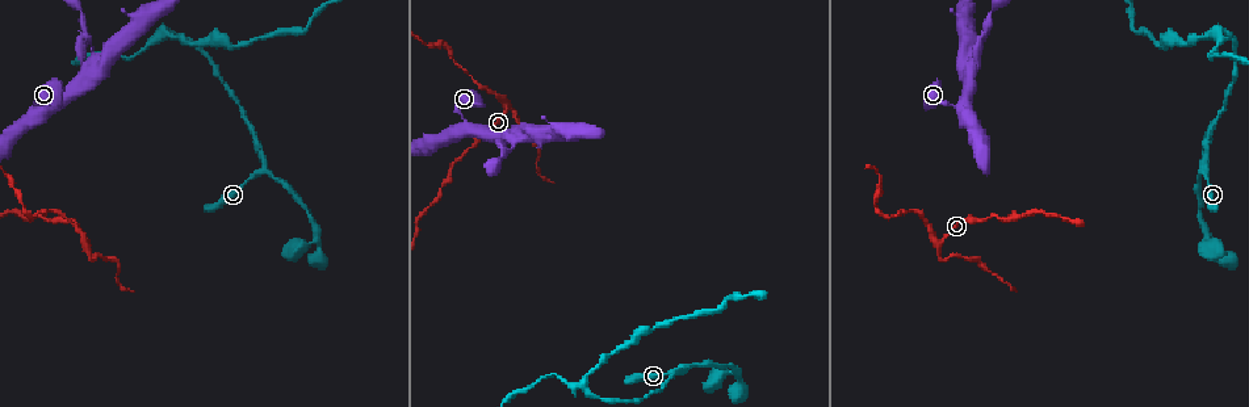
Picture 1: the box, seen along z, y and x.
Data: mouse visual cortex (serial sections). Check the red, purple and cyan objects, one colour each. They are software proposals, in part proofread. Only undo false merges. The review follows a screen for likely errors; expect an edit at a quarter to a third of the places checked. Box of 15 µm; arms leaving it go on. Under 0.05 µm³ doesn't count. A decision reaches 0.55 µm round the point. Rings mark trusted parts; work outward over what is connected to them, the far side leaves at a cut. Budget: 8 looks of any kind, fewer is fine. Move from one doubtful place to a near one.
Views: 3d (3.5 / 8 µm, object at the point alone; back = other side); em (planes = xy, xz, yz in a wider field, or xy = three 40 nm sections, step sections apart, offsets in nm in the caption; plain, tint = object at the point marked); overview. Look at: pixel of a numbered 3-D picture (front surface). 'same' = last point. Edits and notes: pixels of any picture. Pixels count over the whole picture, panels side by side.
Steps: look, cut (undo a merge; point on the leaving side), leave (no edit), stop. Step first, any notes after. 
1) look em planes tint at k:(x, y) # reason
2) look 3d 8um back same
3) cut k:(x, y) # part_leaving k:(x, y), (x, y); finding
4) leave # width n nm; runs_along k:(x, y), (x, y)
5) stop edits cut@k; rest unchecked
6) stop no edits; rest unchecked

look 3d 8um at 1:(961, 107) # arms part here

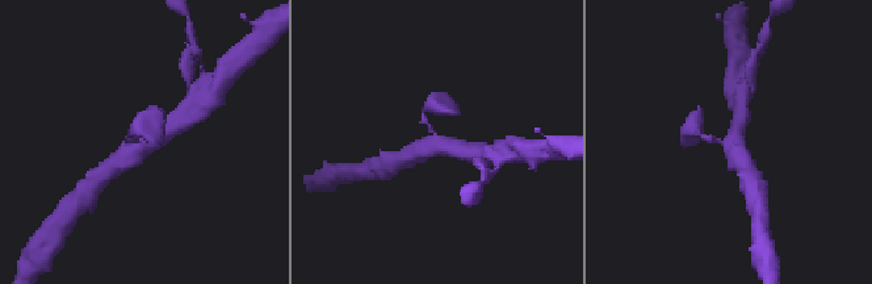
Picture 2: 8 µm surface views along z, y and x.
look 3d 3.5um at 2:(142, 142)

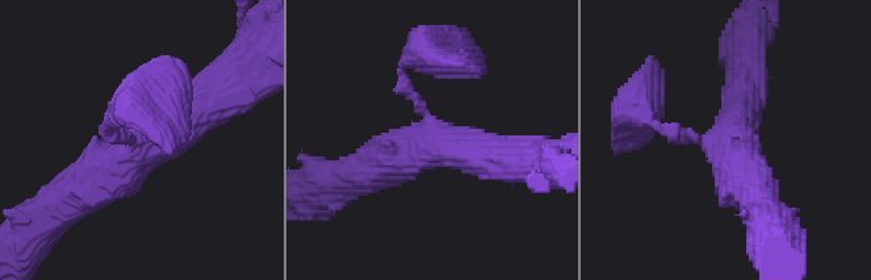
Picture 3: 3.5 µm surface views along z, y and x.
look em planes tint at 3:(718, 141) # arms 3; arm_widths 150, 500, 600 nm; now the EM

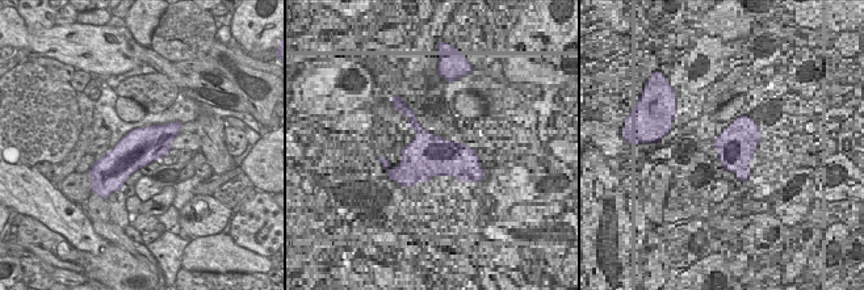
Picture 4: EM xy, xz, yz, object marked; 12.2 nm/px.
leave # all the same cell

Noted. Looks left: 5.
look 3d 3.5um at 1:(971, 76) # small branch off a trunk

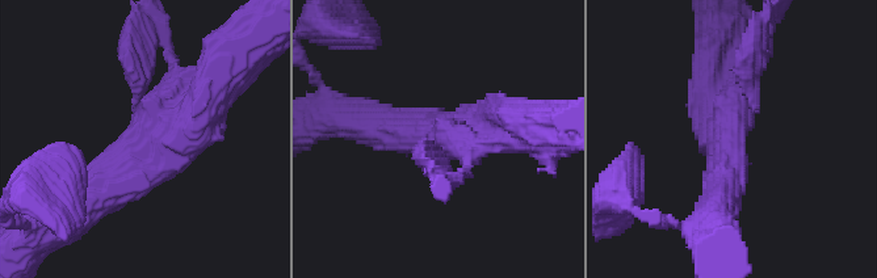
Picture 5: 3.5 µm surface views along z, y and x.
look em xy step 3 tint at 5:(163, 138) # arms 4; arm_widths 200, 250, 500, 500 nm; now the EM

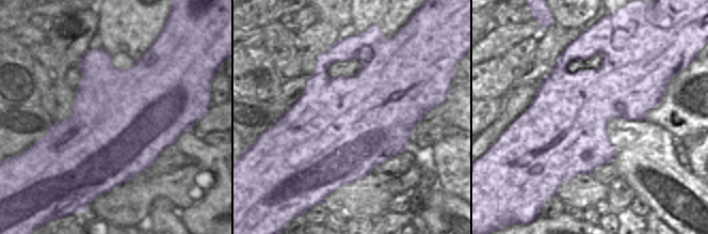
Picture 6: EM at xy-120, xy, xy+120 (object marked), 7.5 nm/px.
leave # width 750 nm; runs_along 5:(93, 192), (183, 127), (227, 75); all the same cell

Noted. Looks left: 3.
look 3d 8um back at 1:(264, 167) # three arms meet

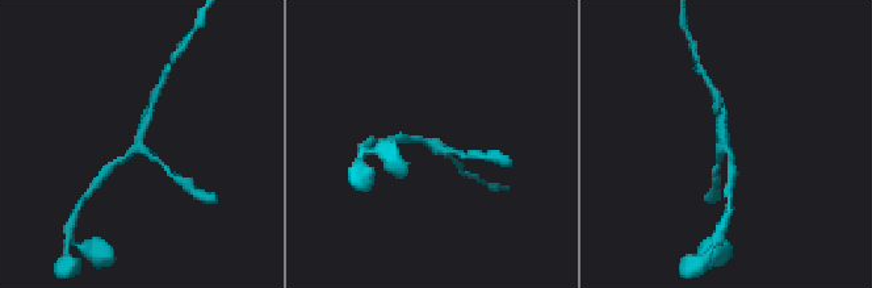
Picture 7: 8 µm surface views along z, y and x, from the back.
look em xy step 3 tint at 7:(724, 144) # arms 3; arm_widths 150, 200, 200 nm

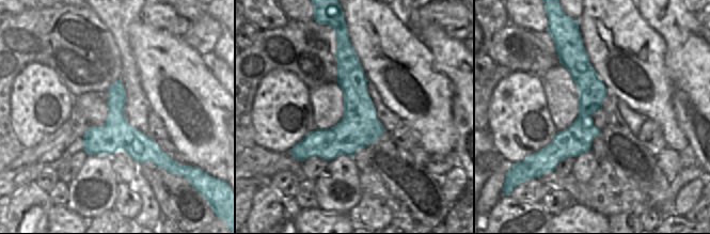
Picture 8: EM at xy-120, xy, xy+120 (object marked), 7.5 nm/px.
leave # runs_along 8:(581, 47), (584, 124), (551, 168); all the same cell

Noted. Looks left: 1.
stop no edits; rest unchecked

